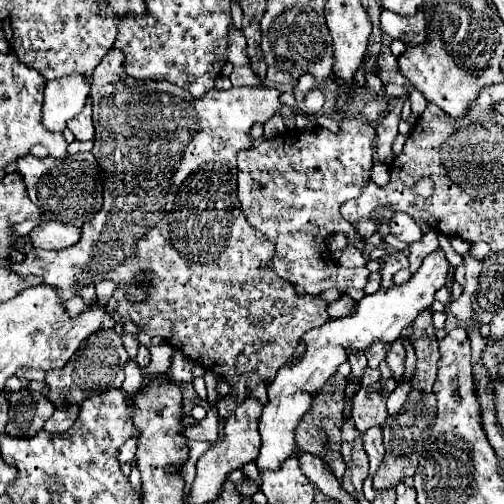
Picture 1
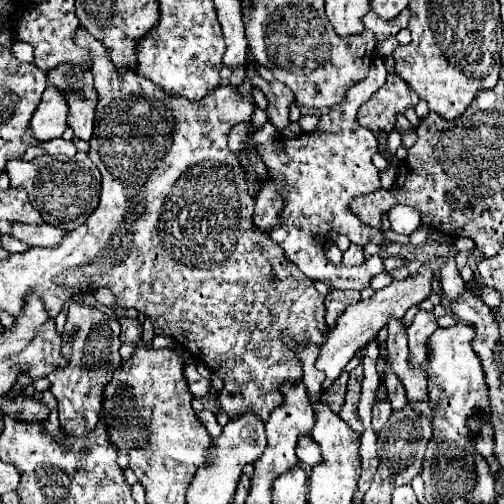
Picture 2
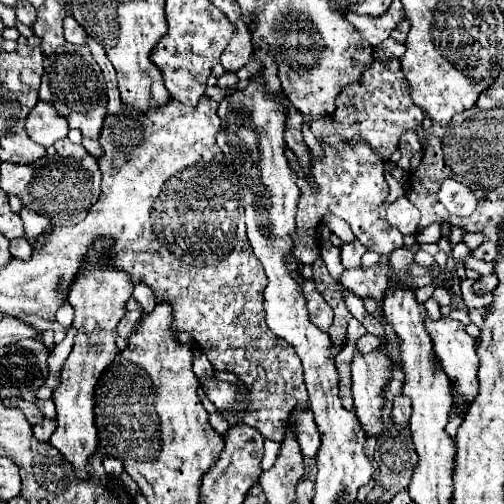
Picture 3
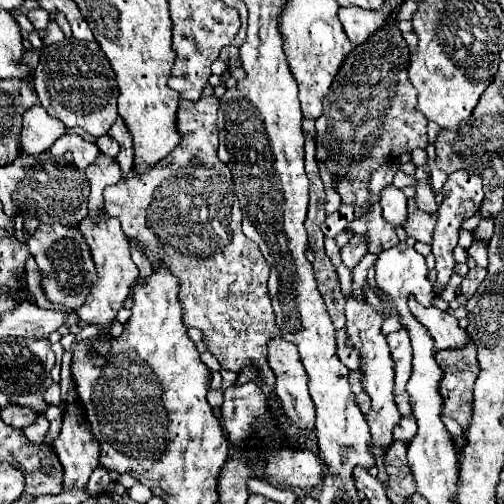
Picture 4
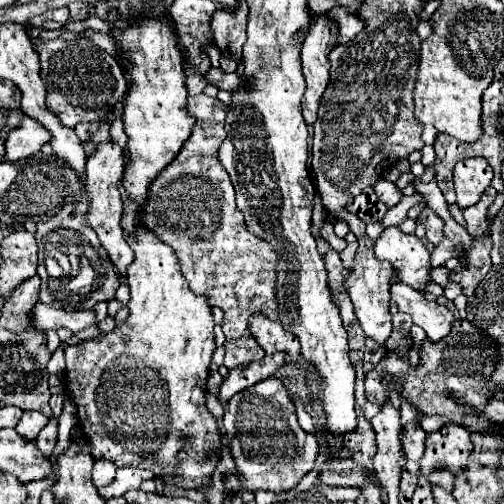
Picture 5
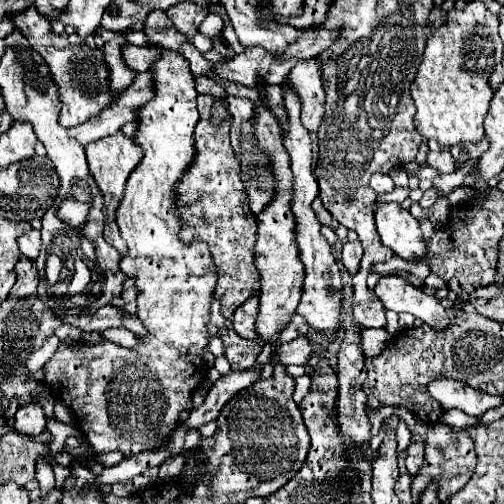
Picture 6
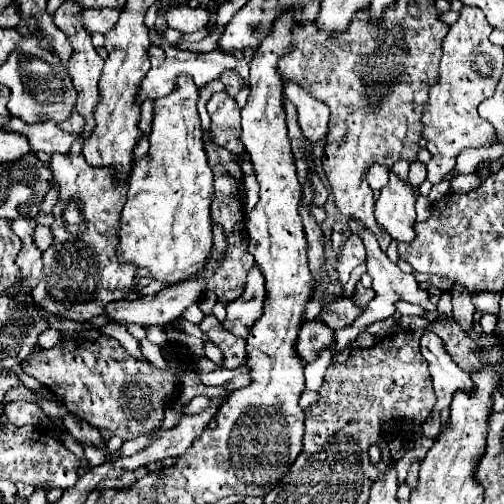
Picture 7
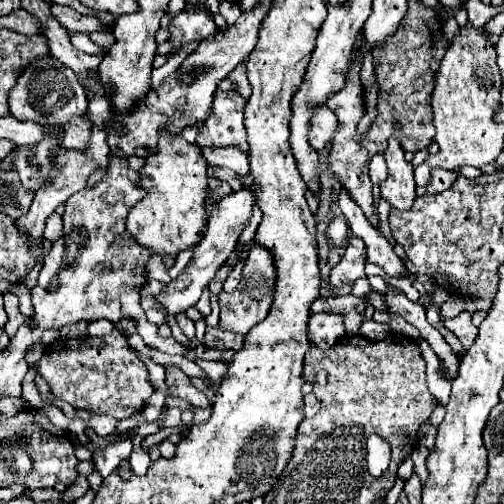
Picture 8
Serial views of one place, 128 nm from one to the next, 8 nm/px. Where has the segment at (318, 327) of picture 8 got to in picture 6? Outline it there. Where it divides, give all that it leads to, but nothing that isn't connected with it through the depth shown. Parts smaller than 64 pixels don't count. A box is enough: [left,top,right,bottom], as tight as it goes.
[276,336,314,366]

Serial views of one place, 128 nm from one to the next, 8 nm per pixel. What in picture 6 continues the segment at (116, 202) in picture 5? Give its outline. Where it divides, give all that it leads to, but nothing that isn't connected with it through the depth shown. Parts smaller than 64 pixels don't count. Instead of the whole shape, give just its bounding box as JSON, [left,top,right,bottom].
[86,132,142,254]

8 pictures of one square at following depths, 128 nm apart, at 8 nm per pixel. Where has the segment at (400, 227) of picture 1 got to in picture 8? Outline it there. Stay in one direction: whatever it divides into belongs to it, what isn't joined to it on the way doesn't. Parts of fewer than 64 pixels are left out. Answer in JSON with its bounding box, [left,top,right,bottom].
[370,154,388,184]

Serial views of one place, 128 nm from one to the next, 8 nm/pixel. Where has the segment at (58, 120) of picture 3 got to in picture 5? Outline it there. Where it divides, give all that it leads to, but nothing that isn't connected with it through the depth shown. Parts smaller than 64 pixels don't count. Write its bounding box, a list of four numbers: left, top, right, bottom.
[4,116,50,162]

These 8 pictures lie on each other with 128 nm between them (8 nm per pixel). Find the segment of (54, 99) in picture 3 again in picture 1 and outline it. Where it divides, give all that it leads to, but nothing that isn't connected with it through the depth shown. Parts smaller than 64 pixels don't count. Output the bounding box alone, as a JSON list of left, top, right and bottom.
[68,100,94,140]

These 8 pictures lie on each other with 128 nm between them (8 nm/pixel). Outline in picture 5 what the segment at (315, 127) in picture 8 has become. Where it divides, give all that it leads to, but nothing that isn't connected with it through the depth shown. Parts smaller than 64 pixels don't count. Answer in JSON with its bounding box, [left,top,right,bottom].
[302,14,336,126]

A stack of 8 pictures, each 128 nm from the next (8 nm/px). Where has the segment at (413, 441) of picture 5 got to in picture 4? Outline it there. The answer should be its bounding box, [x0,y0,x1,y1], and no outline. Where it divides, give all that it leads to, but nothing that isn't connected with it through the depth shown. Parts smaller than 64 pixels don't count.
[394,418,418,442]

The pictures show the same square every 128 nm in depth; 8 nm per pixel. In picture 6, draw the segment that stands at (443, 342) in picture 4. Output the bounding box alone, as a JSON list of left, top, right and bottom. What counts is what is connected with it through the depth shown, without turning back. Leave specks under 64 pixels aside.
[374,274,450,330]

